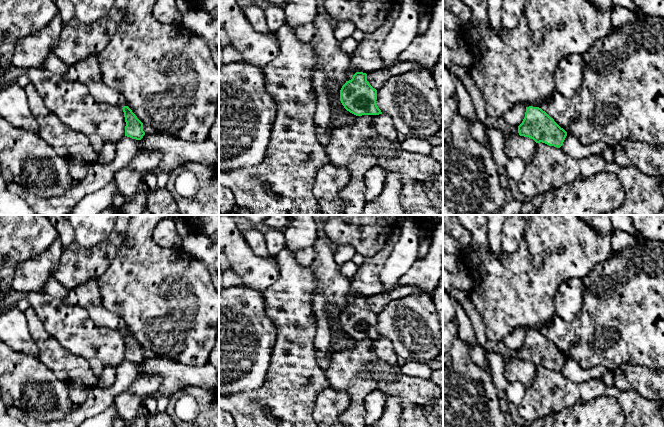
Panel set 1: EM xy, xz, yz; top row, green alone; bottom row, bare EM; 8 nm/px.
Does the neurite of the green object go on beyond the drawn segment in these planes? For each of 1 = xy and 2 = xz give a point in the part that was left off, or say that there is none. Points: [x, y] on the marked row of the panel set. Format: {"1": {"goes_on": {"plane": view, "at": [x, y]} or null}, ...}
{"1": {"goes_on": null}, "2": {"goes_on": null}}

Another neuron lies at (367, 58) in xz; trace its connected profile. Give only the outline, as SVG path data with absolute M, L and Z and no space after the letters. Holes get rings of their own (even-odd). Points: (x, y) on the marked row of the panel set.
M399 5L393 6L384 24L373 33L365 34L364 38L358 43L355 52L351 54L346 81L351 80L356 72L367 74L384 68L381 58L381 47L392 30L399 14Z

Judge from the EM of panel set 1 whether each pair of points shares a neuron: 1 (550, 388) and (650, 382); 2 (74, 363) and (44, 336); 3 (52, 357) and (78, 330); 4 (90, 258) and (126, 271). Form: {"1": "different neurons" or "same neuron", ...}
{"1": "different neurons", "2": "same neuron", "3": "different neurons", "4": "different neurons"}

